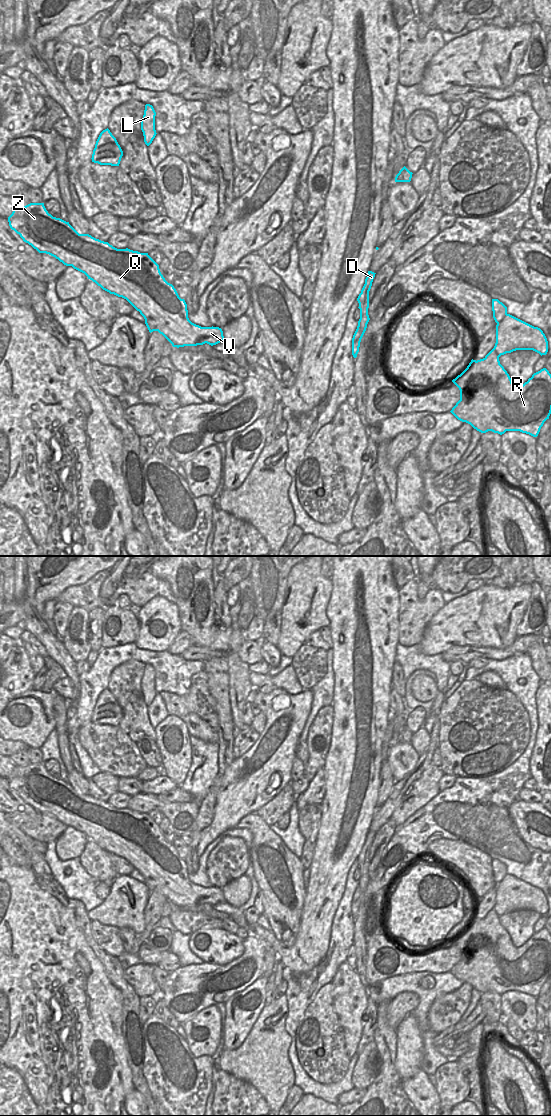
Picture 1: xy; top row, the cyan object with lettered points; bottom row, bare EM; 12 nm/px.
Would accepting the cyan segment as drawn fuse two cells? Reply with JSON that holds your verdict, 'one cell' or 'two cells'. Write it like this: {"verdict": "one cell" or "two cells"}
{"verdict": "two cells"}

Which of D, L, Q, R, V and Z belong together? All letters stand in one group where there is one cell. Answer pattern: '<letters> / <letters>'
D / L Q R V Z

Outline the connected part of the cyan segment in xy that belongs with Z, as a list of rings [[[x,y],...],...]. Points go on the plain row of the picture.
[[[44,763],[15,766],[8,782],[10,788],[39,813],[55,817],[64,825],[84,833],[103,850],[126,859],[144,877],[149,892],[158,891],[173,907],[205,903],[213,906],[224,902],[221,888],[201,887],[189,880],[185,860],[181,859],[174,846],[165,840],[159,825],[148,813],[128,808],[117,809],[89,794],[79,794],[69,782],[49,774]]]

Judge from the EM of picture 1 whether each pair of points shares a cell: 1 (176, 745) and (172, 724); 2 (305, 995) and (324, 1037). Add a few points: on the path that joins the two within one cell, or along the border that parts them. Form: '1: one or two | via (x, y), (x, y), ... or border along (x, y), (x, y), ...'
1: one | via (173, 740), (172, 729)
2: two | border along (323, 985), (307, 1007), (298, 1025)

